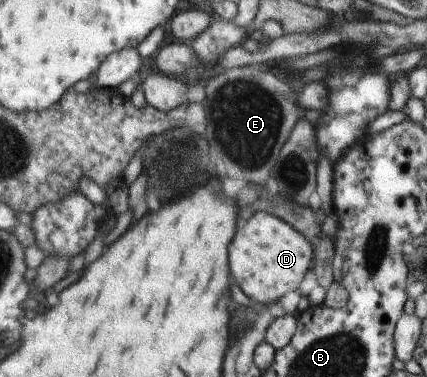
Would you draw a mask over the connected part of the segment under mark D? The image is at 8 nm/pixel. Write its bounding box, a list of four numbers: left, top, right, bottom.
[230,211,312,304]

